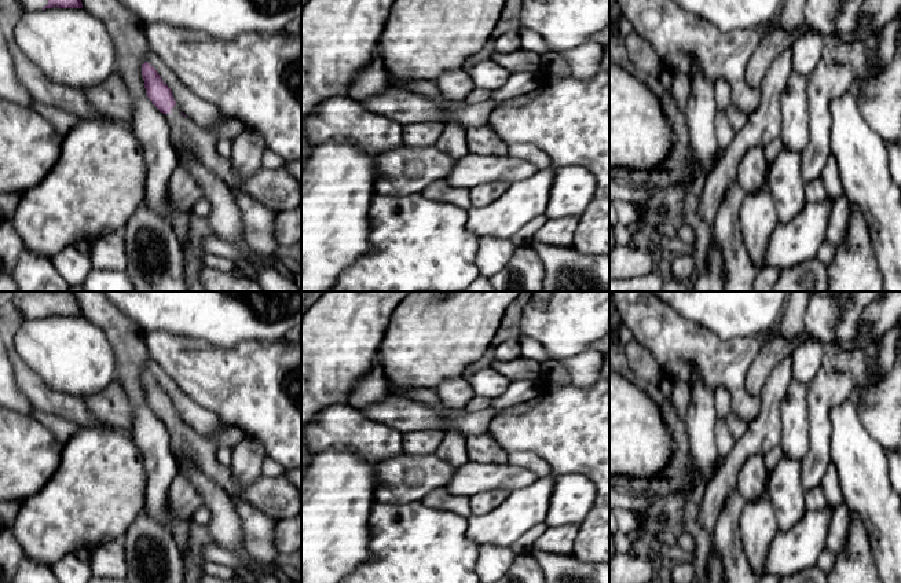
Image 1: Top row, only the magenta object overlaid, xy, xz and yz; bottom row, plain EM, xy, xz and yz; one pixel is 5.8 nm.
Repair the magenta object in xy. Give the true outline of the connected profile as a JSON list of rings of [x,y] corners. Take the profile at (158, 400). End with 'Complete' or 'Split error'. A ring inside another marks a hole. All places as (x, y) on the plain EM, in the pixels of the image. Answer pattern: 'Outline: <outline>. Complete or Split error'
Outline: [[[147,370],[142,373],[142,384],[147,406],[165,424],[173,455],[180,452],[193,456],[202,472],[226,490],[235,500],[243,500],[275,520],[293,518],[301,512],[301,494],[281,477],[261,476],[250,485],[239,484],[231,468],[223,466],[215,455],[215,444],[195,433],[176,414],[171,396],[158,380]]]. Split error

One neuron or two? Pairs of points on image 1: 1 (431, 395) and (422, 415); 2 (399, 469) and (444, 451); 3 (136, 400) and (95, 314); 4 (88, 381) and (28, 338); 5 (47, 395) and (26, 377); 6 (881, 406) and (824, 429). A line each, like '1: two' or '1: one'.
1: two
2: two
3: one
4: one
5: one
6: two

